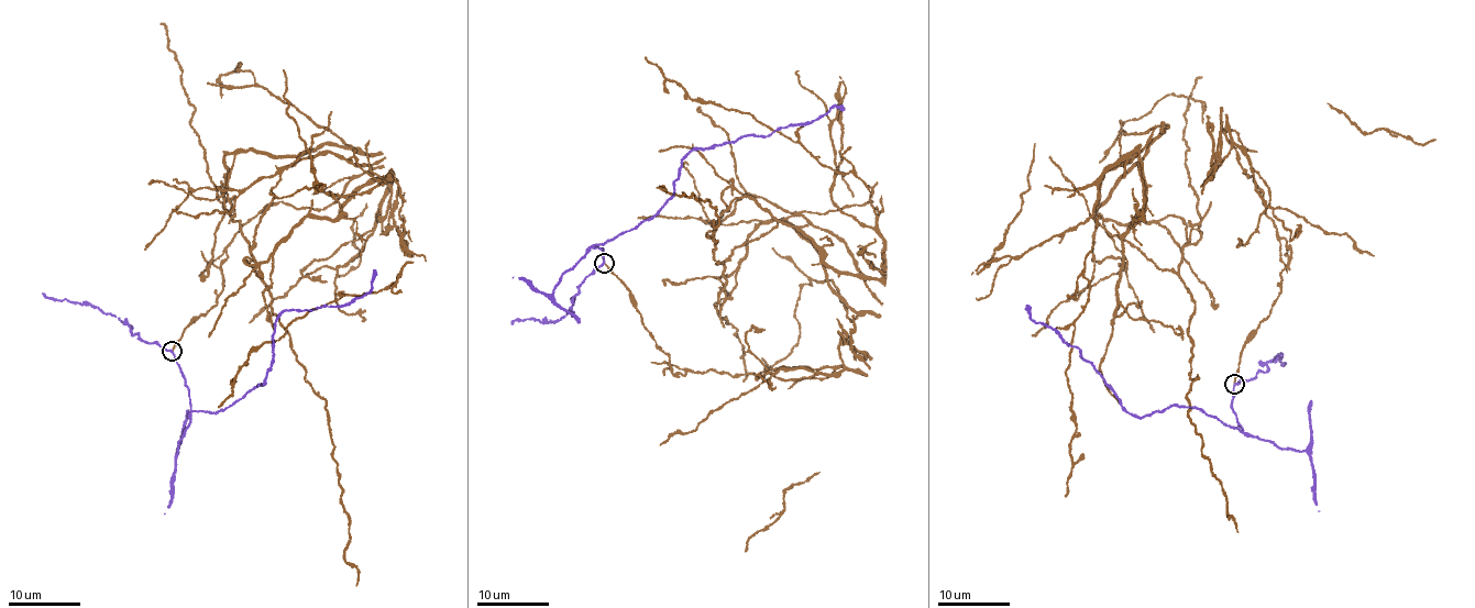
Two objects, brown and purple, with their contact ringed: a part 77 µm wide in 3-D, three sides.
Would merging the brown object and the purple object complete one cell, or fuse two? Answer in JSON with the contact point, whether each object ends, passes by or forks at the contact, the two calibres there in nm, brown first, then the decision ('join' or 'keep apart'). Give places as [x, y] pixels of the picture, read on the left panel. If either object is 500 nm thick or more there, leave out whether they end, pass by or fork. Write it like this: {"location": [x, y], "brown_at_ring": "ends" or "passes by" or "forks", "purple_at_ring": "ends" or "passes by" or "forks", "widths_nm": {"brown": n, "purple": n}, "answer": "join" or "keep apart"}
{"location": [172, 351], "brown_at_ring": "ends", "purple_at_ring": "passes by", "widths_nm": {"brown": 120, "purple": 150}, "answer": "keep apart"}

